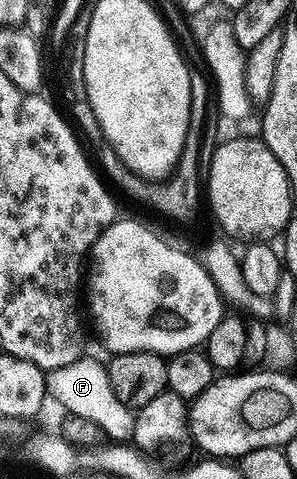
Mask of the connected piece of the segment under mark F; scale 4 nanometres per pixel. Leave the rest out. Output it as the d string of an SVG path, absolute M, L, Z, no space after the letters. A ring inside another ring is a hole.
M81 357L73 363L67 363L47 372L46 391L65 407L67 414L89 418L101 427L105 436L112 441L131 440L132 430L136 424L133 408L124 407L118 397L114 397L114 389L110 389L108 369L103 362Z

